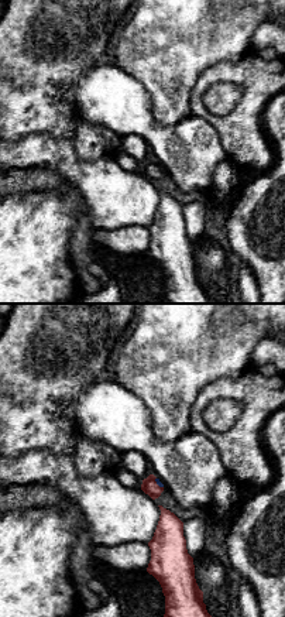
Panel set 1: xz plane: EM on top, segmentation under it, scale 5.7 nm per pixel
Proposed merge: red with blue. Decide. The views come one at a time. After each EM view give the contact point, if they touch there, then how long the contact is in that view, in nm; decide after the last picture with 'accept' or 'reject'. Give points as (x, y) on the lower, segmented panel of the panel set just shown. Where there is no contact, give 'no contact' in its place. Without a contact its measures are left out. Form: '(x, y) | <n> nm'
(155, 483) | 80 nm

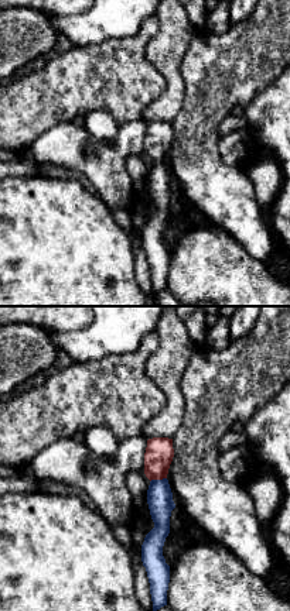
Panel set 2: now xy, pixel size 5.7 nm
(157, 479) | 100 nm

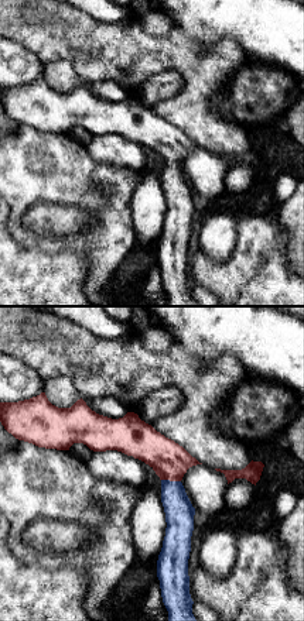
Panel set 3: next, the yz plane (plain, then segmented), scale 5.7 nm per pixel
(171, 480) | 110 nm

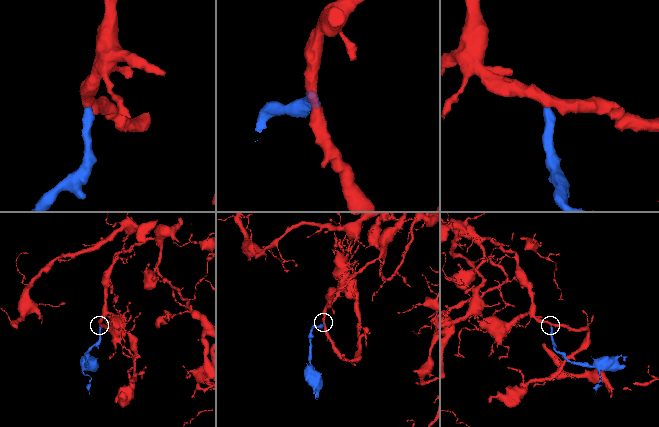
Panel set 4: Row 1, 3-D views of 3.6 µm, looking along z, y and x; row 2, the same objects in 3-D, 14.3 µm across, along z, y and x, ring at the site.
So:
accept

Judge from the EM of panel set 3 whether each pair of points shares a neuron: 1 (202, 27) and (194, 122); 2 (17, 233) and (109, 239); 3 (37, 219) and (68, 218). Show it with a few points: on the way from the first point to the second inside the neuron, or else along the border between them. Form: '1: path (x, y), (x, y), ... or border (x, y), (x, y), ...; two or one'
1: border (177, 20), (205, 45), (224, 38), (235, 43); two
2: path (28, 198), (36, 191), (85, 191), (98, 203); one
3: path (44, 219), (61, 219); one

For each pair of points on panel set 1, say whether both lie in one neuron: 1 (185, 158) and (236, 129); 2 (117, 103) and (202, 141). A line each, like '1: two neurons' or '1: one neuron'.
1: two neurons
2: one neuron

